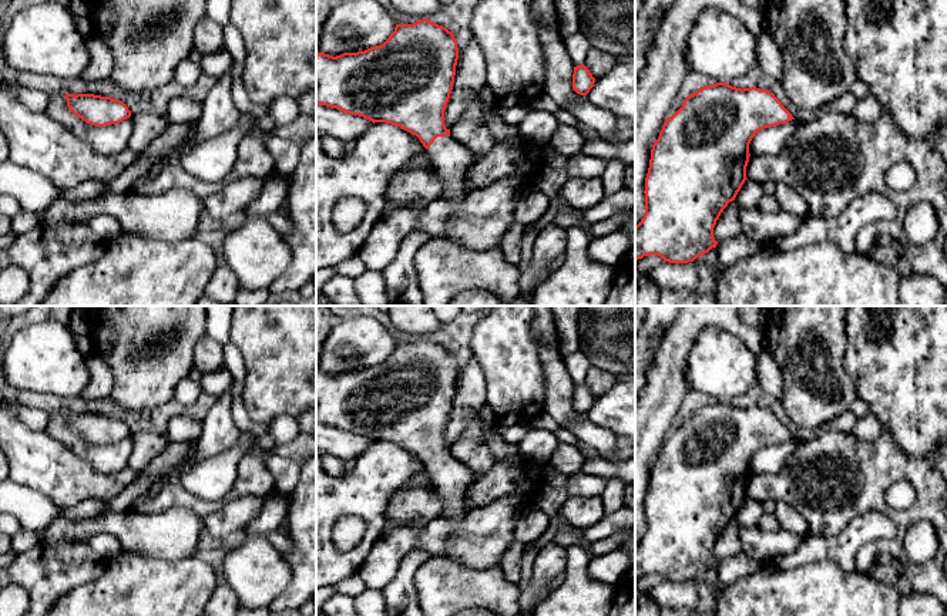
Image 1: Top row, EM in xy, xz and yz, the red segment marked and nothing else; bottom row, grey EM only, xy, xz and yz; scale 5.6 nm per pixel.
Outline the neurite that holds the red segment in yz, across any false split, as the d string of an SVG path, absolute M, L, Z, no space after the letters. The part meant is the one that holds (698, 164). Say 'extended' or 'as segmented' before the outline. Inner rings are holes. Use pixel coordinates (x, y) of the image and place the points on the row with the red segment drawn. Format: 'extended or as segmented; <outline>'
as segmented; M726 83L705 85L684 100L682 107L668 117L651 149L645 178L645 213L635 226L635 259L658 255L664 262L688 263L716 248L713 228L723 209L735 201L745 184L749 144L763 128L795 120L773 92L756 87L736 88Z

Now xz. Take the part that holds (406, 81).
extended; M429 18L413 24L396 24L394 31L380 46L336 57L318 53L316 104L363 117L373 124L392 124L416 135L429 151L431 165L443 181L443 199L461 202L469 193L463 178L474 154L456 142L444 125L457 60L457 41L446 27Z

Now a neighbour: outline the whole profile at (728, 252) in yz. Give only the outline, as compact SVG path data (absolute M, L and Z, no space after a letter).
M743 232L719 242L716 245L716 279L723 269L743 257L756 255L760 248L758 242L749 239Z

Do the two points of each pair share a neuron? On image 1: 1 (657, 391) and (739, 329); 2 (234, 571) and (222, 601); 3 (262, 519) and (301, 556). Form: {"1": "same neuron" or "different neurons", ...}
{"1": "same neuron", "2": "different neurons", "3": "different neurons"}

